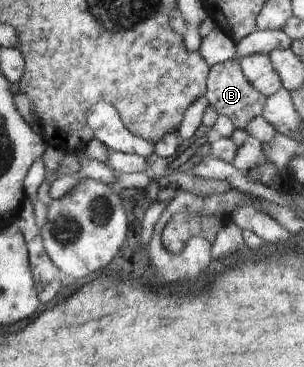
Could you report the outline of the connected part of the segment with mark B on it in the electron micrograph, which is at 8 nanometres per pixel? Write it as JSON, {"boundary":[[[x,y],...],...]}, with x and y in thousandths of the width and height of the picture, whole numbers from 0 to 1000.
{"boundary":[[[776,155],[688,183],[674,259],[688,289],[697,289],[720,316],[757,322],[773,351],[803,351],[829,322],[849,322],[875,278],[875,264],[809,218]]]}

